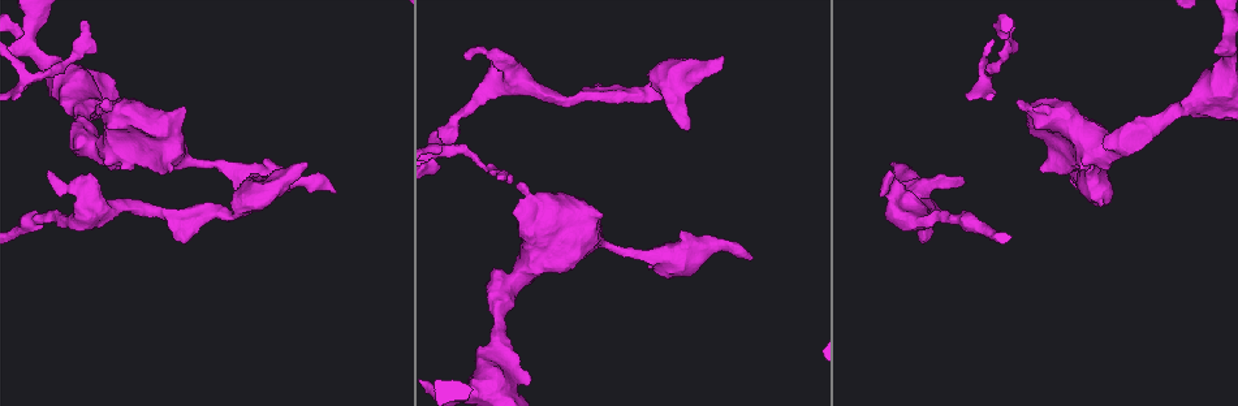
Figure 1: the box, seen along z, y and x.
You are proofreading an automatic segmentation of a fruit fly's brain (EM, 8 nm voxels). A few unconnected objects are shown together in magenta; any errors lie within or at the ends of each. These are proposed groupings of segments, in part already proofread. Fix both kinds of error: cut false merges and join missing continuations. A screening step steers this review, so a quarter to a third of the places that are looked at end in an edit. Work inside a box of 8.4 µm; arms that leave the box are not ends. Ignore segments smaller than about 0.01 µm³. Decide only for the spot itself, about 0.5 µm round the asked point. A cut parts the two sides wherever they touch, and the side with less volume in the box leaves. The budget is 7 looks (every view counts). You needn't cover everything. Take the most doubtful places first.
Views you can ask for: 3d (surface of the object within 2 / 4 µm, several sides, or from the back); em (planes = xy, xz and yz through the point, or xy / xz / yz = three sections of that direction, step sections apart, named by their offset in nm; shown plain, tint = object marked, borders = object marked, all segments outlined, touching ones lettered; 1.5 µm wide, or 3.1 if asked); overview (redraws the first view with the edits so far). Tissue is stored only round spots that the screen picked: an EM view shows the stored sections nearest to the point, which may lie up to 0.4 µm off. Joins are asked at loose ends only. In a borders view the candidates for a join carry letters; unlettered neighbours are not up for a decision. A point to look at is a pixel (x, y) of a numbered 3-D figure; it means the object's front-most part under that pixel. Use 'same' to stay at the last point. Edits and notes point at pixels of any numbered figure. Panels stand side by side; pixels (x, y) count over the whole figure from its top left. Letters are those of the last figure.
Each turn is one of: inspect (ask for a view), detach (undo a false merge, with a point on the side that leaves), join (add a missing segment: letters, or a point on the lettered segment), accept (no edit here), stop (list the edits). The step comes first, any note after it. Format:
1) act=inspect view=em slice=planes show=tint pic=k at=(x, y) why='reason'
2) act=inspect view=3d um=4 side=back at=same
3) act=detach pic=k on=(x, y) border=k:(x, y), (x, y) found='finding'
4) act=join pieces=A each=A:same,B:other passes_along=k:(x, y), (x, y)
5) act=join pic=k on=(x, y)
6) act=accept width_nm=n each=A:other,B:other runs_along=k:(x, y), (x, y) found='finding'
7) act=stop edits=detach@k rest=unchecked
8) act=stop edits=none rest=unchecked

act=inspect view=em slice=planes show=tint pic=1 at=(499, 176)

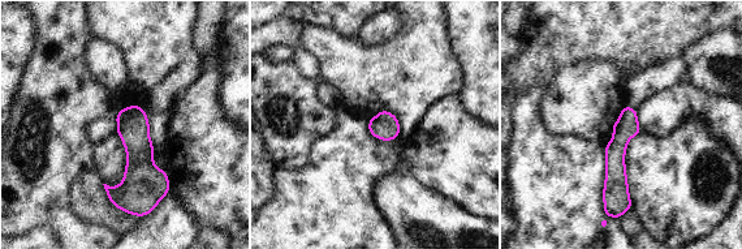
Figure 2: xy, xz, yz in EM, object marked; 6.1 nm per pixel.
act=inspect view=em slice=planes show=borders at=same

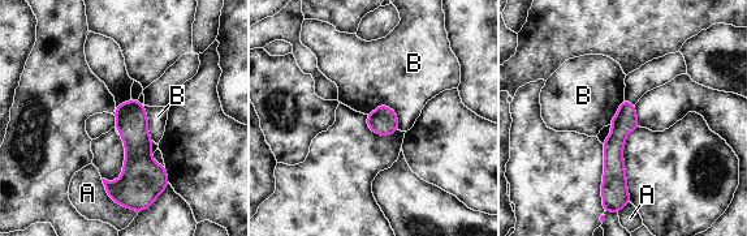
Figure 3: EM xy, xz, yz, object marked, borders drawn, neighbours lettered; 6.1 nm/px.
act=accept width_nm=150 each=A:other,B:other runs_along=3:(625, 104), (614, 144), (617, 198) found='no lettered segment goes on from it'

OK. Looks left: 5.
act=inspect view=3d um=2 pic=1 at=(688, 124) why='free end'

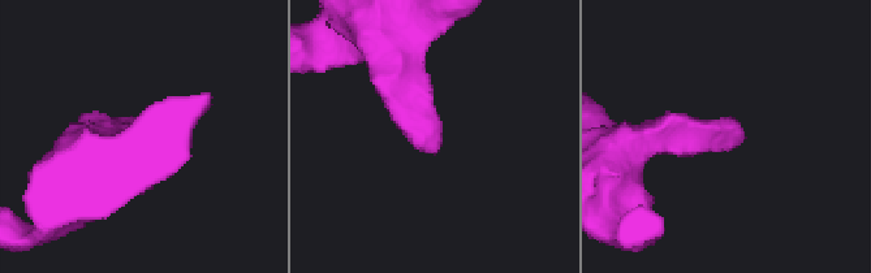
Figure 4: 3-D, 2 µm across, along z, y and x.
act=inspect view=em slice=planes show=borders pic=4 at=(737, 143)

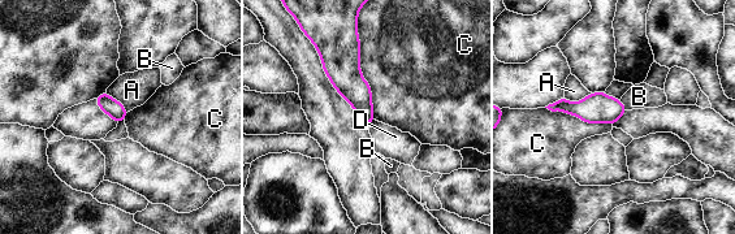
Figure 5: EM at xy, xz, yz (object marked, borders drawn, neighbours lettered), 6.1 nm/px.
act=accept each=A:other,B:other,C:other,D:other border=5:(357, 29), (375, 118) found='none of them fits'

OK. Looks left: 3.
act=inspect view=em slice=planes show=borders pic=1 at=(168, 171) why='stops while still wide'

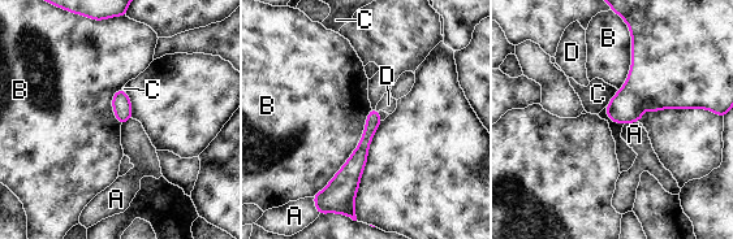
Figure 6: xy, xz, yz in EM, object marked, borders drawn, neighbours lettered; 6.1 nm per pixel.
act=accept longest_contact=B:650nm each=A:other,B:other,C:other,D:other found='no lettered segment goes on from it'

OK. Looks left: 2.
act=stop edits=none rest=unchecked

